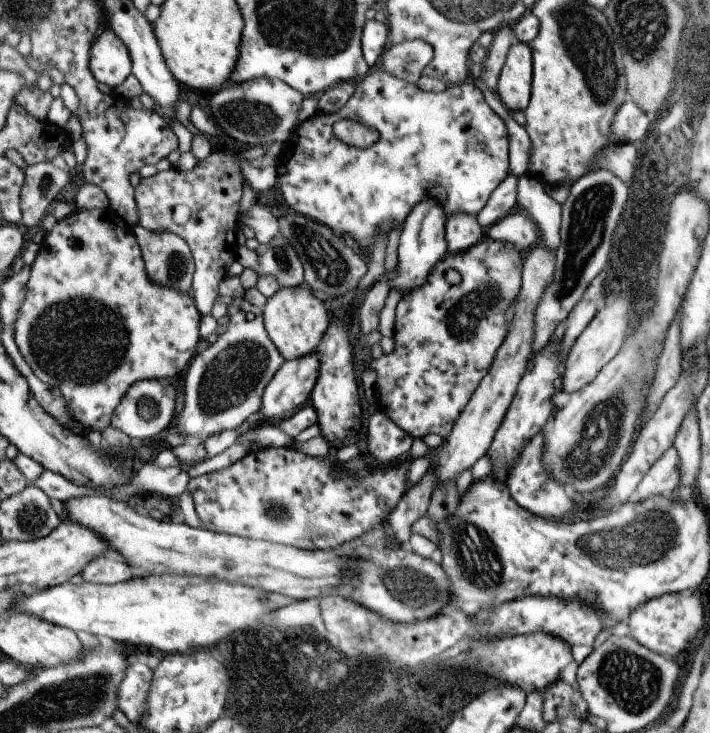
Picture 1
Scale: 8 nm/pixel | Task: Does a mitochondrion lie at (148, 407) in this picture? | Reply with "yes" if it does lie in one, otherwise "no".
yes

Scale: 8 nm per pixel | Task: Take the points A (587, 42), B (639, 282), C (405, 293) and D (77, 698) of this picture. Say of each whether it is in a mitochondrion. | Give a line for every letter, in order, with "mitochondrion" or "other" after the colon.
A: mitochondrion
B: other
C: other
D: mitochondrion

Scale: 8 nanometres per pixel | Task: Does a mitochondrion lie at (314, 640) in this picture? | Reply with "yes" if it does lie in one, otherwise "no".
no

